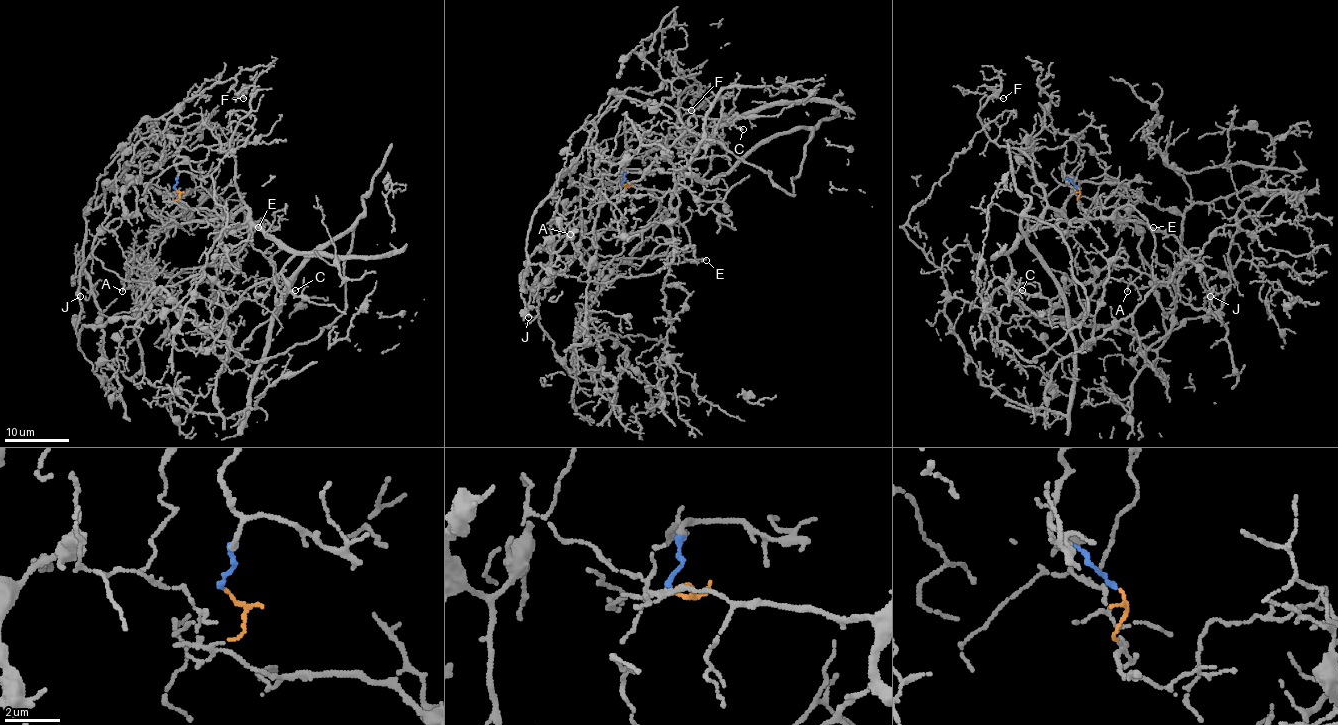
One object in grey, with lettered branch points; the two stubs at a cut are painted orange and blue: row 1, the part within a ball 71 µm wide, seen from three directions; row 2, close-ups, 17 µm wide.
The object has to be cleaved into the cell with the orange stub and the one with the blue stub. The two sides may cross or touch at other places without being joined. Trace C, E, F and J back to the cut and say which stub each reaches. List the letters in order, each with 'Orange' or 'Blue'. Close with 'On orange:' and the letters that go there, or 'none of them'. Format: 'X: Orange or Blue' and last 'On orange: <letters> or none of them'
C: Orange
E: Orange
F: Orange
J: Blue
On orange: C, E, F

